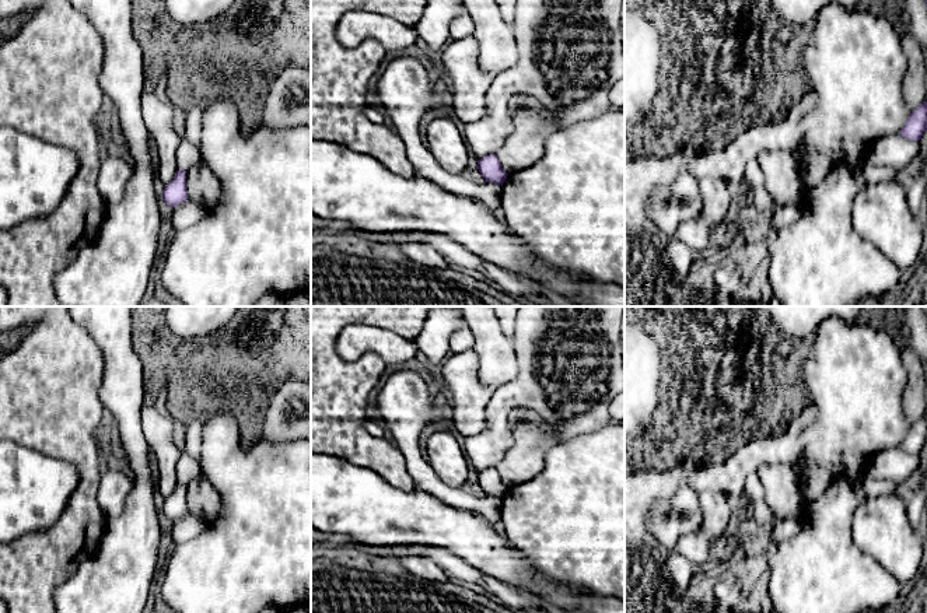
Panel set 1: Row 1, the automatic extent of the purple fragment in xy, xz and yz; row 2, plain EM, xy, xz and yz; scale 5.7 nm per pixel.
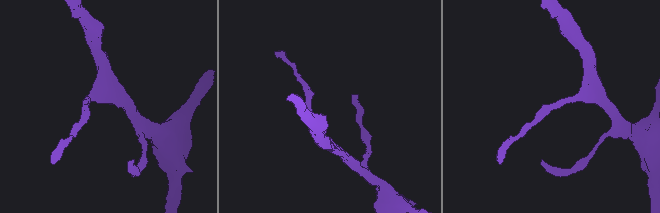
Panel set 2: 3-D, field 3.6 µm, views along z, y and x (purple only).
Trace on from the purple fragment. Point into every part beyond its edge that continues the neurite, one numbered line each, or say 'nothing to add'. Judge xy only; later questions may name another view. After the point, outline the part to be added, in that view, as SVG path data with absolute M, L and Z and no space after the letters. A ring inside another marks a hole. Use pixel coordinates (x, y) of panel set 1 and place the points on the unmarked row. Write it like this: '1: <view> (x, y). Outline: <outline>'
nothing to add

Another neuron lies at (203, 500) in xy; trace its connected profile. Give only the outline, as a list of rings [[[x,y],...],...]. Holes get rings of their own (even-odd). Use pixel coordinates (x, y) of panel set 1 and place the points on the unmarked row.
[[[202,472],[186,484],[186,504],[188,512],[207,522],[214,521],[223,508],[218,491]]]

